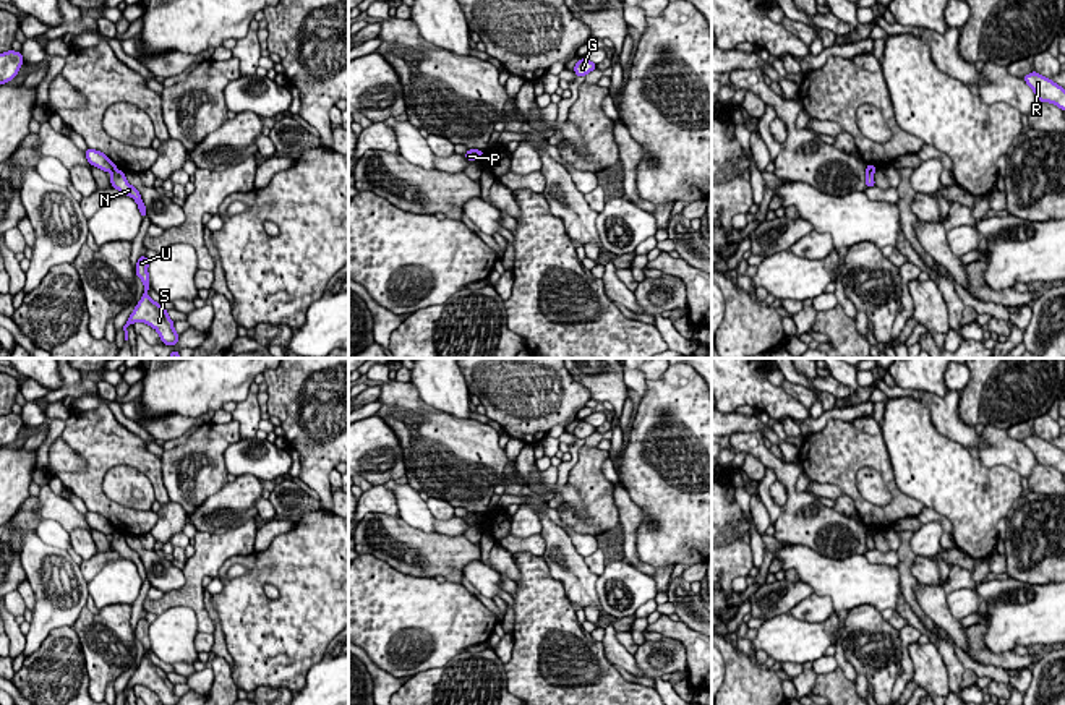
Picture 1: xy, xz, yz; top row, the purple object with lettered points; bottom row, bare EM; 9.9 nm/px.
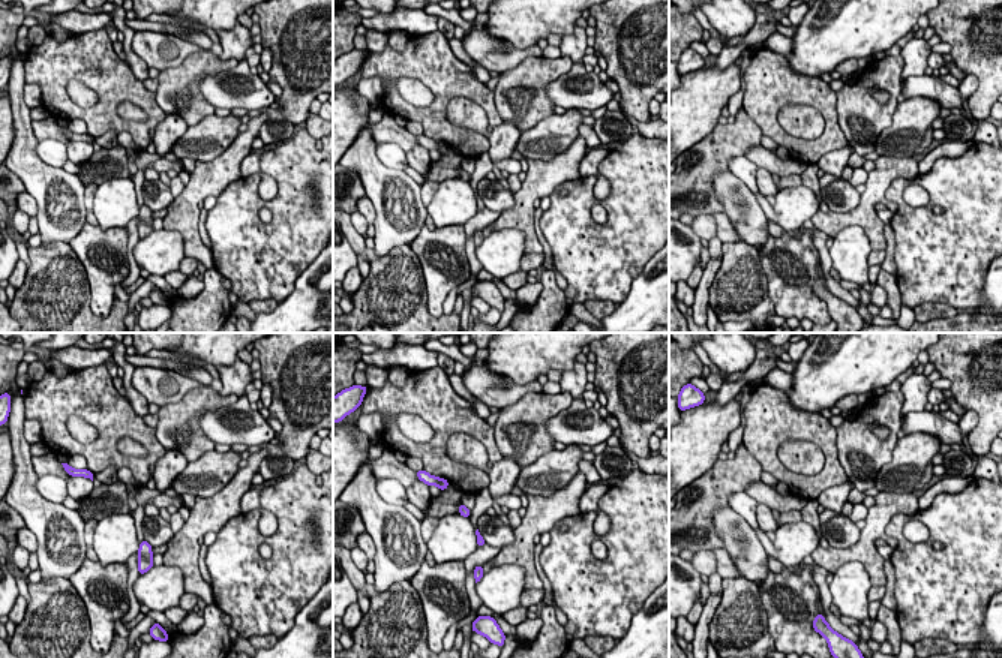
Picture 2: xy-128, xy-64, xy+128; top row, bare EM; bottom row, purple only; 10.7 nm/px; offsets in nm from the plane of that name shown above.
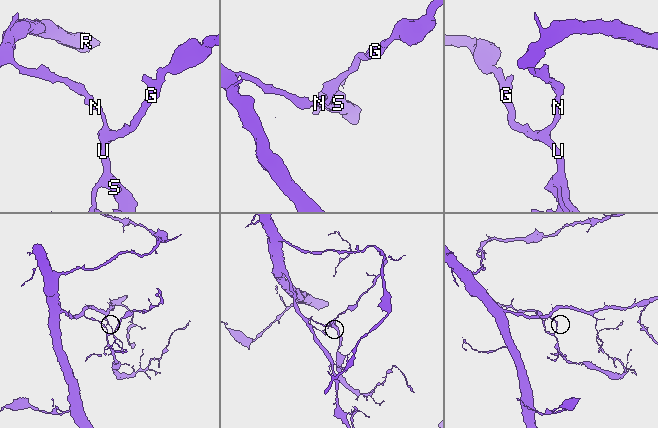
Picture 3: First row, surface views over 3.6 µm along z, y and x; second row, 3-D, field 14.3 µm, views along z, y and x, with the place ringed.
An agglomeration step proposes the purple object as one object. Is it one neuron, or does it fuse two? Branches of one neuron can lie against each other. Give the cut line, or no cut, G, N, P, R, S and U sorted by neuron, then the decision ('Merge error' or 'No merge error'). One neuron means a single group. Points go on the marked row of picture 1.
Split along xy (115, 167), (111, 172). Groups: G N S U / P R. Merge error

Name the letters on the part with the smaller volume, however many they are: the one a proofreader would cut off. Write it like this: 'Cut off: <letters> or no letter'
Cut off: G, N, S, U

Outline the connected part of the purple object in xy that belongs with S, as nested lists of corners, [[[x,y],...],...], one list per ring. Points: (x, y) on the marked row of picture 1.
[[[139,256],[136,263],[136,276],[144,284],[144,293],[136,308],[133,310],[131,316],[128,318],[126,324],[123,326],[125,340],[128,340],[126,327],[139,321],[154,327],[160,335],[164,345],[175,345],[180,339],[180,335],[173,329],[175,323],[169,318],[167,310],[162,305],[156,303],[148,297],[148,292],[151,290],[148,266],[149,259],[146,256]]]

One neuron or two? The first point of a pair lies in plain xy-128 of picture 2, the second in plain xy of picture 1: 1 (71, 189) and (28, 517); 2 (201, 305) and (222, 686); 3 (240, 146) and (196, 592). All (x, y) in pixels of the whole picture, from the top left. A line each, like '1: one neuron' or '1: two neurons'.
1: two neurons
2: one neuron
3: one neuron

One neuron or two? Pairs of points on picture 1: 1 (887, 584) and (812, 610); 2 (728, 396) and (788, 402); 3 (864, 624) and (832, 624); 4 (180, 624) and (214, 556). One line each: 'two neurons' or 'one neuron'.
1: two neurons
2: one neuron
3: one neuron
4: two neurons

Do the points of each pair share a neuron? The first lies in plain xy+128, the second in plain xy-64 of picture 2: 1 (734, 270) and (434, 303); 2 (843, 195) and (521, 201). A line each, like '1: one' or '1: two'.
1: two
2: two

